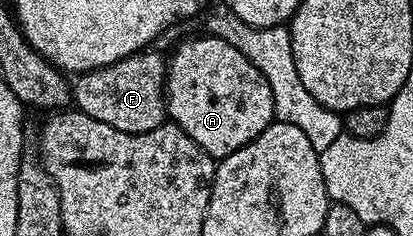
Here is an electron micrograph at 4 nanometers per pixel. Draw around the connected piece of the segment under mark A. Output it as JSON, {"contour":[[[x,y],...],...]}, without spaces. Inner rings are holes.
{"contour":[[[221,38],[185,42],[167,62],[167,114],[181,131],[215,160],[226,158],[274,121],[273,93],[252,64]]]}

